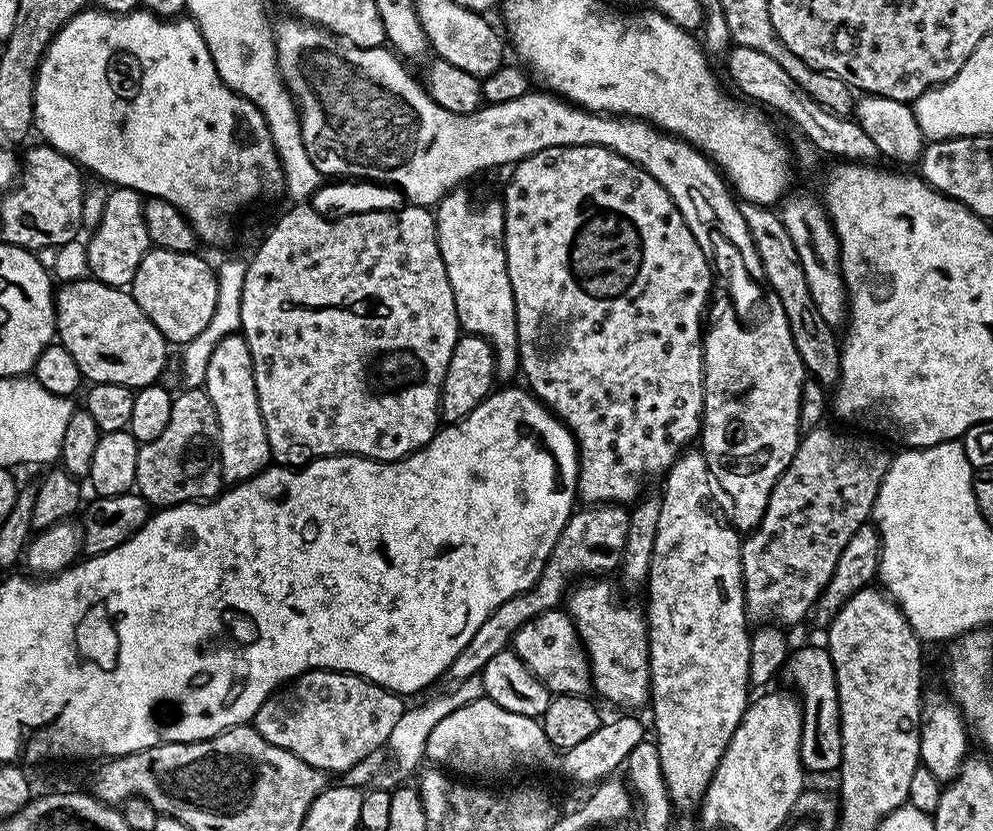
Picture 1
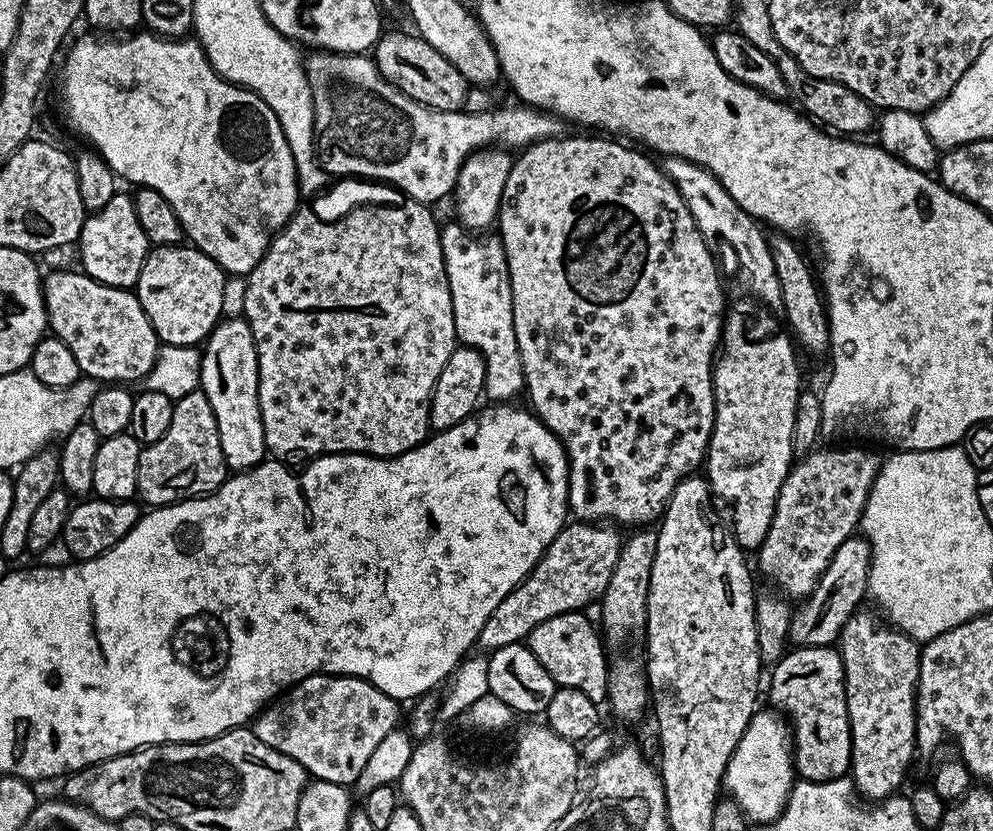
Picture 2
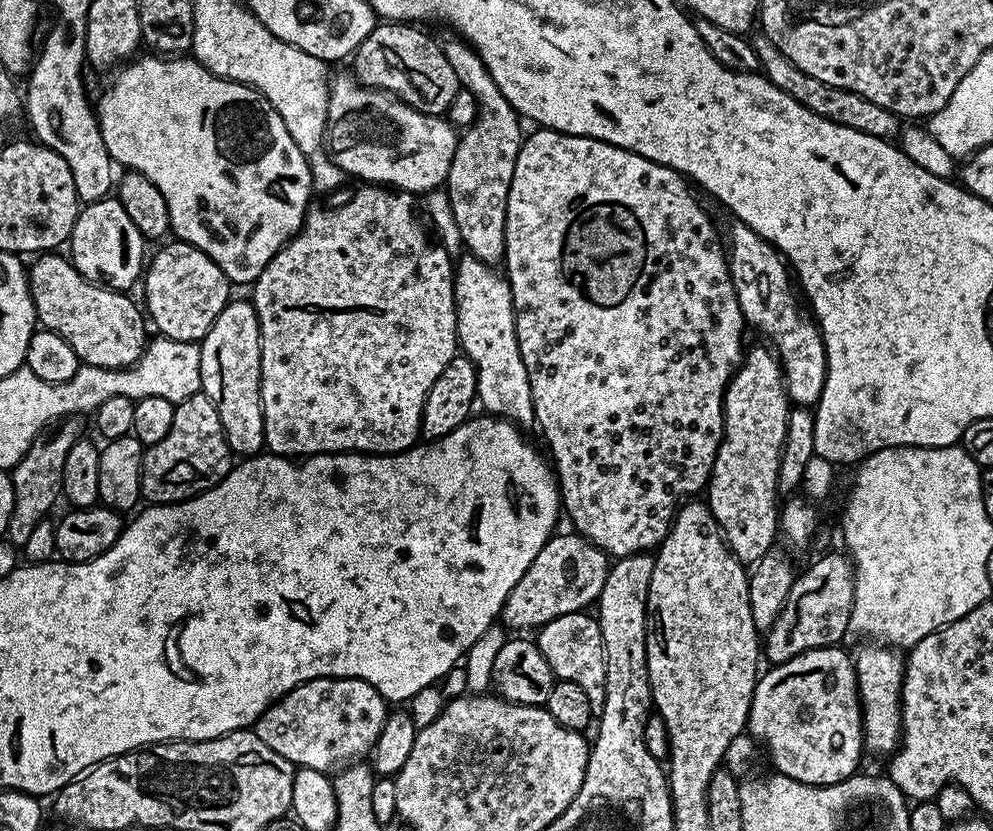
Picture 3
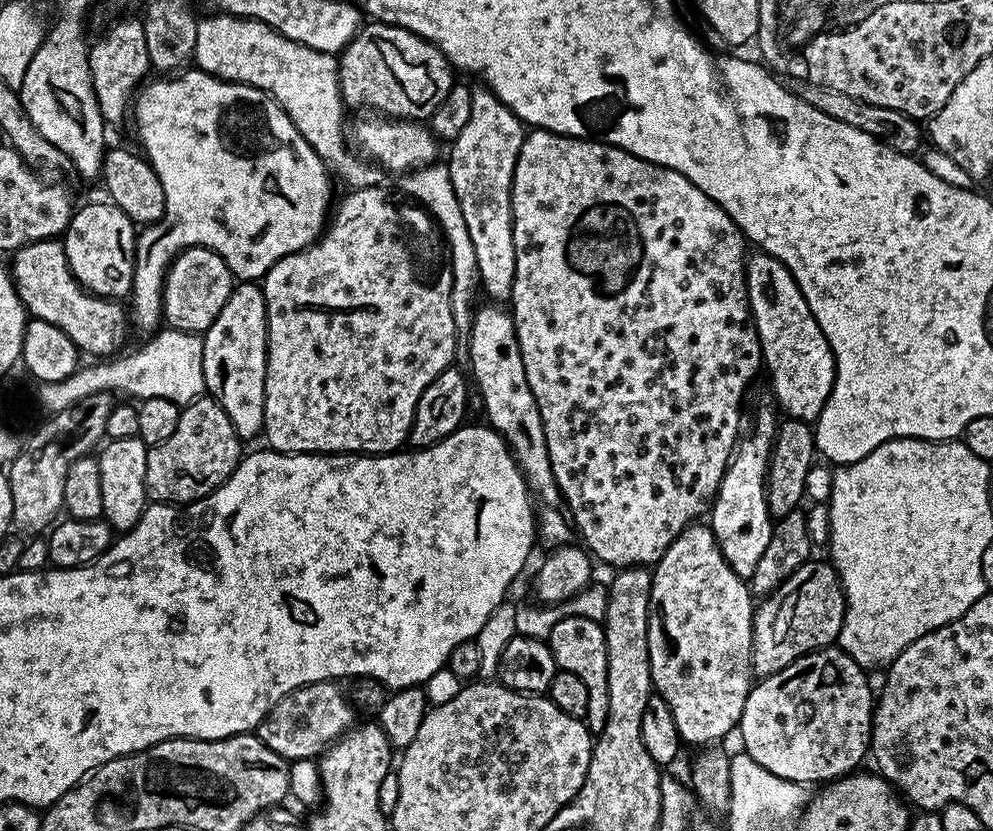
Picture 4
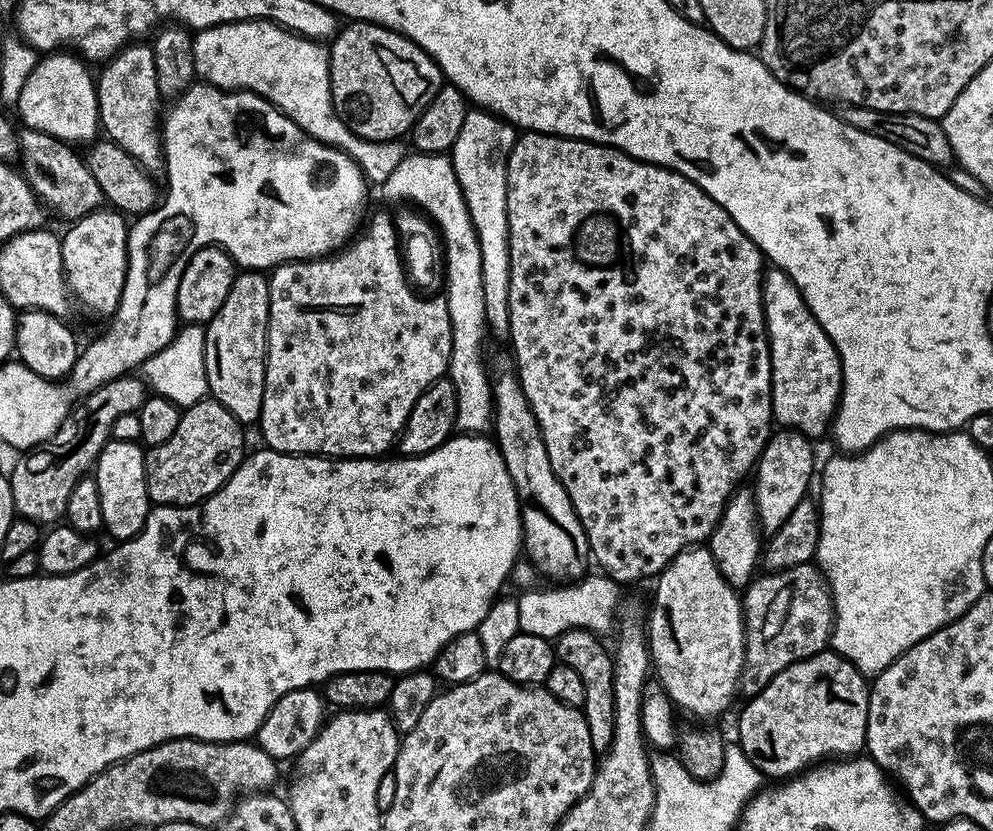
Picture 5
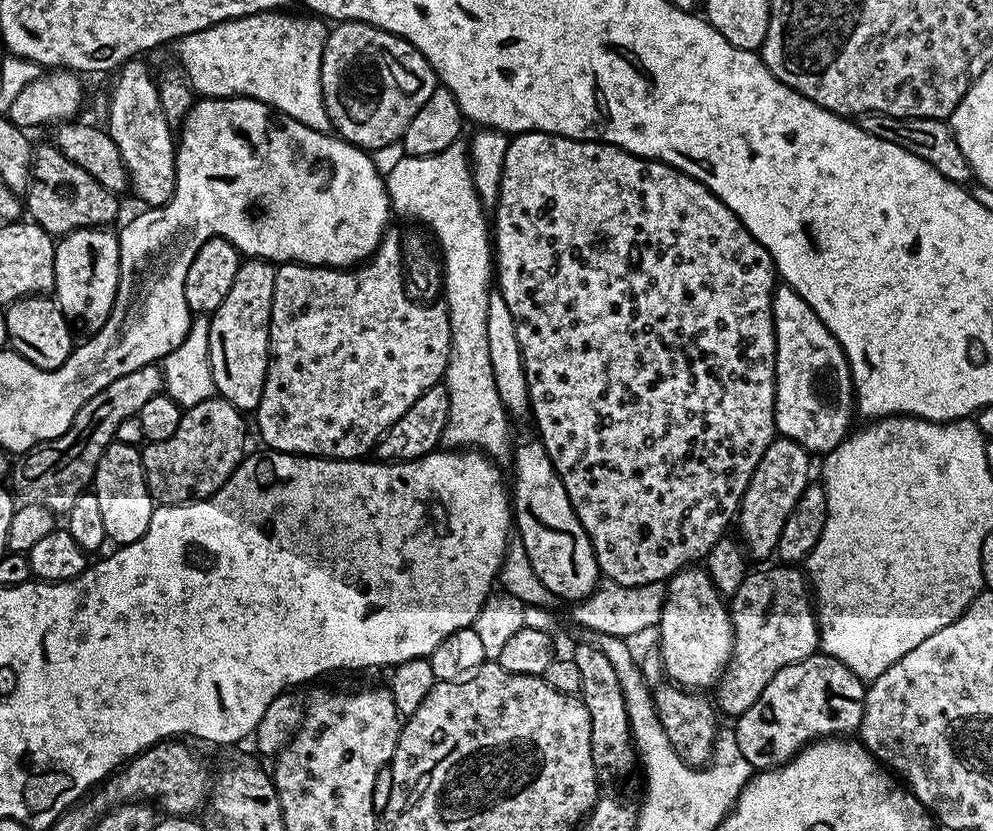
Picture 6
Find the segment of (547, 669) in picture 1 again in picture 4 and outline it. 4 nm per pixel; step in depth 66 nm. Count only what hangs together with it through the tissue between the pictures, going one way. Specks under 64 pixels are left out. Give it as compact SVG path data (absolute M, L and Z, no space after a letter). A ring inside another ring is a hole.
M564 616L551 630L547 642L556 659L557 669L578 674L578 678L582 678L582 683L586 685L586 694L590 694L586 723L589 732L598 734L606 726L606 714L610 706L608 655L603 623L578 616Z

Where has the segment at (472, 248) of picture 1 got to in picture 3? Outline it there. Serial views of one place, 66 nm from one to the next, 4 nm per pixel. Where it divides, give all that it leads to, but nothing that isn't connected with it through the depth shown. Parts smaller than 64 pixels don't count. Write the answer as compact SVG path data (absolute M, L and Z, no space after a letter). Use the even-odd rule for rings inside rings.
M464 254L454 268L454 295L456 298L456 343L459 351L470 358L476 371L476 400L485 413L493 418L509 420L511 424L528 430L536 424L534 394L530 394L530 374L526 374L526 362L522 362L522 350L518 350L516 333L516 307L512 305L512 291L508 277L496 272L491 265L478 257Z

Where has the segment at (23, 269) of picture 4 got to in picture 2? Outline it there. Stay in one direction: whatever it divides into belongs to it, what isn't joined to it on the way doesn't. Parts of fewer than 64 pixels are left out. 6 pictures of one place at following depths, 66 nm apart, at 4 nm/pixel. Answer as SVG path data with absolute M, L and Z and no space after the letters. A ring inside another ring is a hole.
M82 270L75 271L52 272L43 277L51 335L70 346L70 354L74 354L74 362L78 362L85 377L97 382L143 381L154 366L162 345L135 291L106 286Z

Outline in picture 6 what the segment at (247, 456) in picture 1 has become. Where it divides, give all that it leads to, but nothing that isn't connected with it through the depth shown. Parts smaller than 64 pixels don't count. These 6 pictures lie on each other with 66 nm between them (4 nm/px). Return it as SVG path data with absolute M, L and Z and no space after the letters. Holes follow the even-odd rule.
M245 259L234 274L230 294L222 298L222 306L211 313L210 370L219 399L230 402L241 413L255 413L262 398L268 373L268 327L274 302L274 278L277 265L267 260Z

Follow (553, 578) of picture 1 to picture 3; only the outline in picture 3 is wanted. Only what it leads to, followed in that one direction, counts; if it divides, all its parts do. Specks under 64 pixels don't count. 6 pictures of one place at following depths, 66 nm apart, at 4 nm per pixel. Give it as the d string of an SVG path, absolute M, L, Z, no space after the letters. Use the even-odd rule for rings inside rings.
M553 534L538 550L538 558L530 562L526 574L510 590L504 603L502 624L505 629L532 628L538 630L546 622L554 622L562 614L574 614L591 609L599 601L610 558L591 540L579 534Z

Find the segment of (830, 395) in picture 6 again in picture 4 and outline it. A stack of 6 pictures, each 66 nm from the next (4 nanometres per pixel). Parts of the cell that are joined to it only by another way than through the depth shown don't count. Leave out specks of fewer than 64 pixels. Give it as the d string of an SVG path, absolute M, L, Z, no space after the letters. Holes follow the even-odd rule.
M760 250L757 256L749 255L744 269L744 281L748 287L748 305L752 311L752 322L760 339L760 354L766 376L772 379L772 392L780 403L779 411L793 420L815 422L822 414L822 406L826 406L826 398L830 398L830 390L836 377L836 359L832 353L830 342L826 342L826 334L818 326L802 290L794 282L790 270L778 258Z

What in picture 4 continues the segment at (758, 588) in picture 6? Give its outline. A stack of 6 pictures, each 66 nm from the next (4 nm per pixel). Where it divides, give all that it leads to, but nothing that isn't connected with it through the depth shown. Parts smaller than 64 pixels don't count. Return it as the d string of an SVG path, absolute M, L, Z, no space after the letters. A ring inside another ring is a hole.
M813 558L807 560L782 586L775 588L769 596L763 597L755 605L752 614L752 674L763 678L770 674L778 674L790 662L802 658L821 648L831 648L839 641L842 622L844 621L844 588L840 584L840 575L827 559Z

